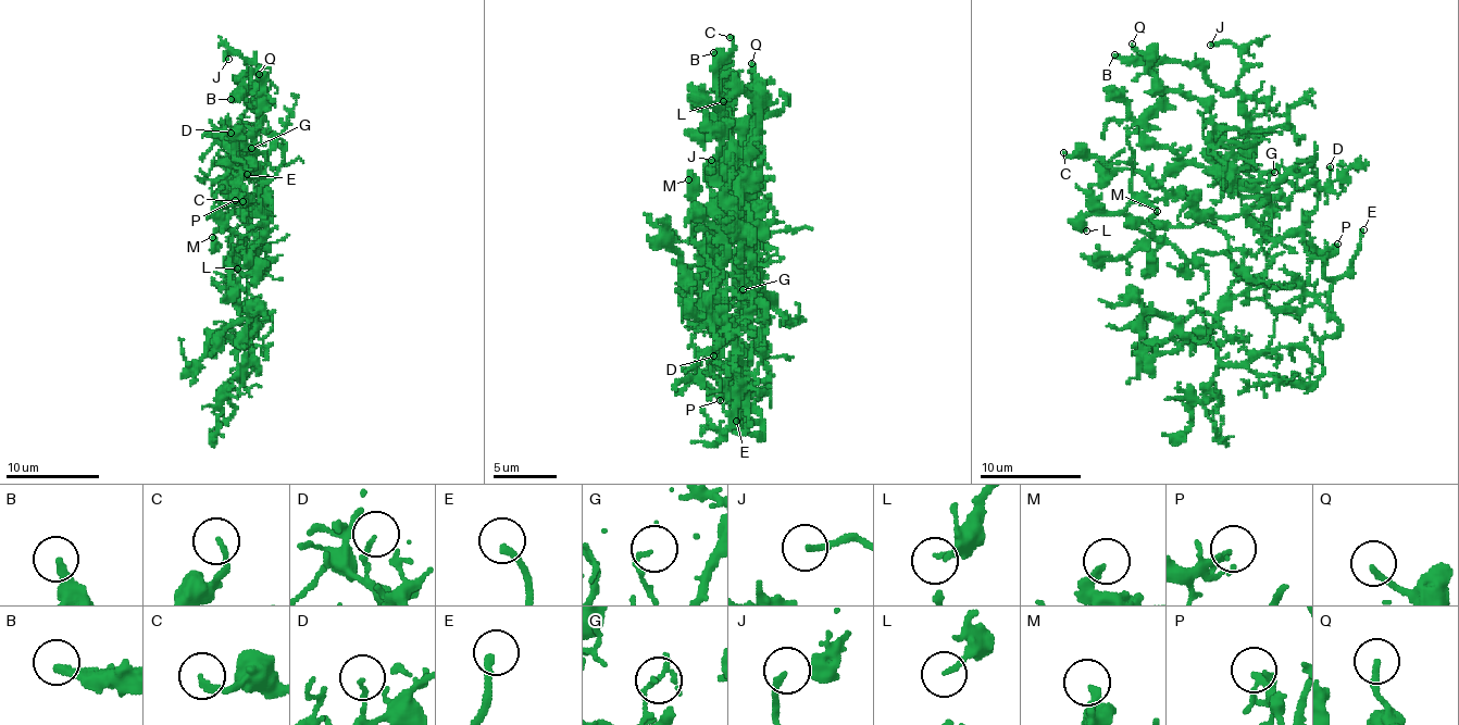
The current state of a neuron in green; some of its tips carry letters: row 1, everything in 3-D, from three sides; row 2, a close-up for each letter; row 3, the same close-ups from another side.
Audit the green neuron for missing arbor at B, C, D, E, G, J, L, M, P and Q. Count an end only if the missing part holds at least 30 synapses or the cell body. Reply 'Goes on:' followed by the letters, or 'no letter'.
Goes on: E

